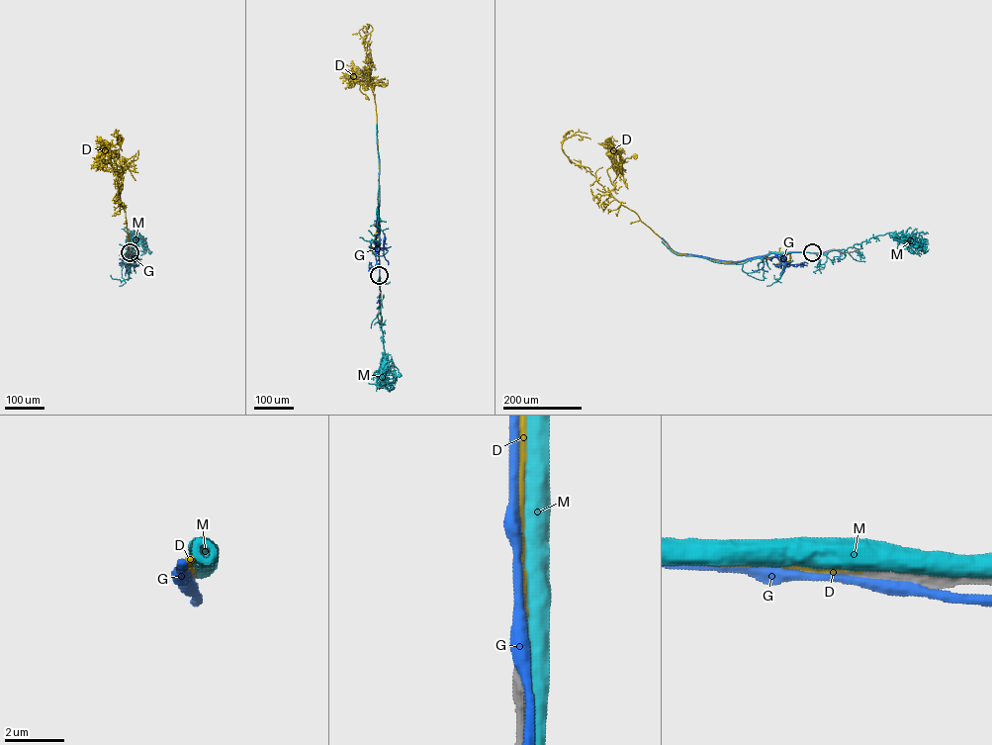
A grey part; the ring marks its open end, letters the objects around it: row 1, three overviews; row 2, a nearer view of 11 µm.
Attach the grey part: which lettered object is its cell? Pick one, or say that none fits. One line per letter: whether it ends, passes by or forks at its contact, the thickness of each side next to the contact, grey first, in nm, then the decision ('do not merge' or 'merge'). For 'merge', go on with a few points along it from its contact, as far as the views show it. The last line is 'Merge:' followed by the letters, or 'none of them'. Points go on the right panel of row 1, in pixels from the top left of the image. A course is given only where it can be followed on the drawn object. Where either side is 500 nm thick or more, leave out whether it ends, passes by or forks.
D: it ends | 280/240 nm | merge | via (812, 252), (773, 252), (765, 258), (735, 262), (676, 253), (610, 192), (615, 185), (606, 169), (635, 156)
G: it passes by | 280/460 nm | do not merge
M: 280/550 nm | do not merge
Merge: D

